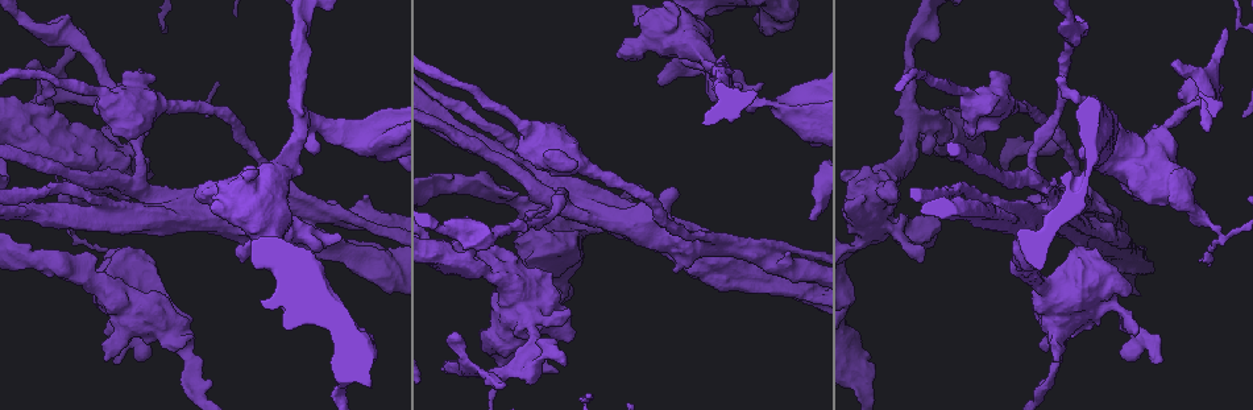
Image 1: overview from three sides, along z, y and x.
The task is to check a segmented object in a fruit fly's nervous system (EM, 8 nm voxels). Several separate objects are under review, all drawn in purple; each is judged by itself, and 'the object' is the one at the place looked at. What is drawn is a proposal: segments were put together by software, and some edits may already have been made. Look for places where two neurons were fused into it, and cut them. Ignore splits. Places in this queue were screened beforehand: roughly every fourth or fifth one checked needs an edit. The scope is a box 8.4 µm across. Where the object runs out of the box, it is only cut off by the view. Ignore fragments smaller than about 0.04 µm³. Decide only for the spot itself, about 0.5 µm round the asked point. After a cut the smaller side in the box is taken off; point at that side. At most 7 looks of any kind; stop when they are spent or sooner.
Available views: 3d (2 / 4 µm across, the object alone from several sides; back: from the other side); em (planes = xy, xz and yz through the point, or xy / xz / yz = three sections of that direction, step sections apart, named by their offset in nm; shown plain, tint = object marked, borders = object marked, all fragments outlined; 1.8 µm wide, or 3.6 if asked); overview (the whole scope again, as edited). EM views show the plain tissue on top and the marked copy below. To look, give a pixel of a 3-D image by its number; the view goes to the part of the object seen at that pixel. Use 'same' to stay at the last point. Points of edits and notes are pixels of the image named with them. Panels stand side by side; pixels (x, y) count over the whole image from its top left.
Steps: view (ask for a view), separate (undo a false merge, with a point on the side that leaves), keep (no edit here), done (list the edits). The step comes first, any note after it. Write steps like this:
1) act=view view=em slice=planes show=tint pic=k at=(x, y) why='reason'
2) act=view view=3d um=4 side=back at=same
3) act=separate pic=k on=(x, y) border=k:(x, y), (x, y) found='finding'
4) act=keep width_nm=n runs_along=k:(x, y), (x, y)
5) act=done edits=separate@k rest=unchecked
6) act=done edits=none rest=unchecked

act=view view=em um=3.6 slice=yz step=8 show=tint pic=1 at=(1013, 221) why='three arms meet'

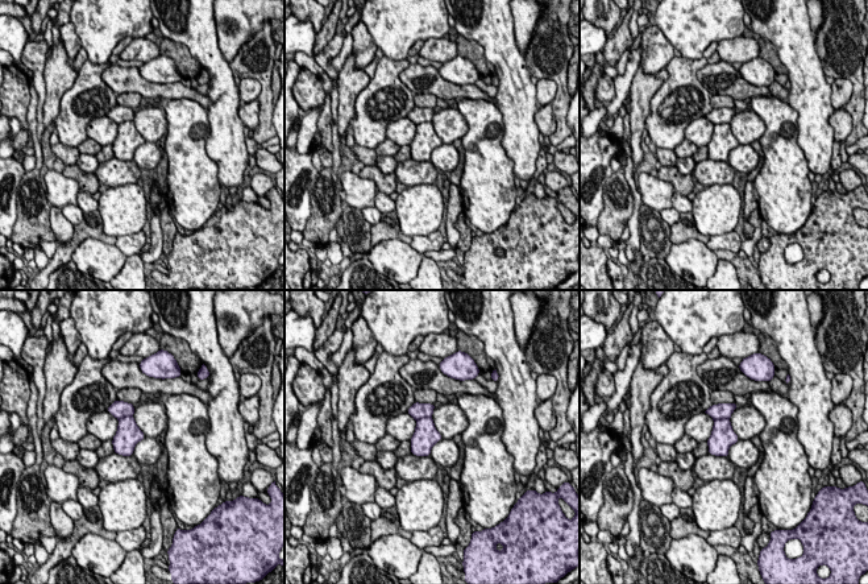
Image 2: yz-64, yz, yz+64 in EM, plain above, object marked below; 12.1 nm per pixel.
act=separate pic=2 on=(426, 435) border=2:(431, 417), (423, 417), (416, 421) found='a second neuron is stuck on'

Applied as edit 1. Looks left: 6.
act=view view=overview

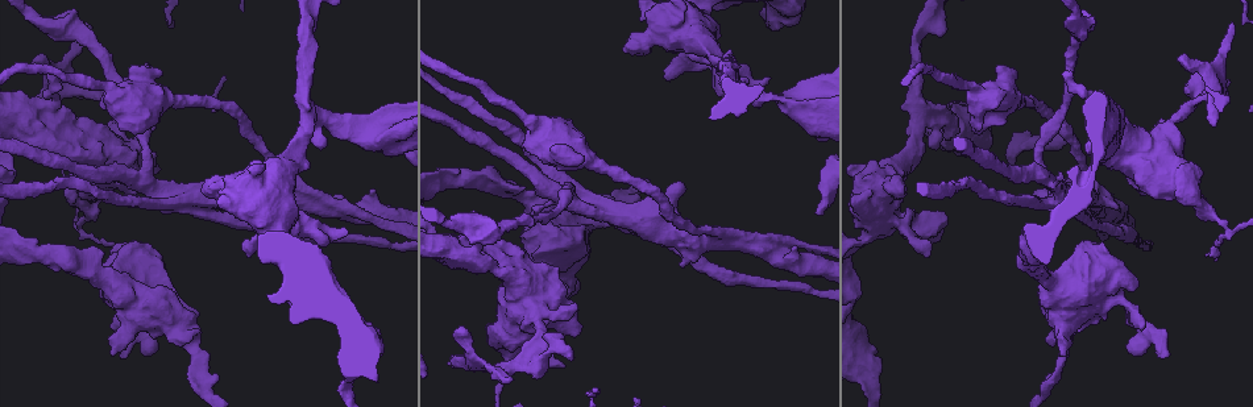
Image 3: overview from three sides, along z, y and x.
act=view view=em um=3.6 slice=xy step=4 show=tint pic=3 at=(1125, 145) why='thick turns thin'

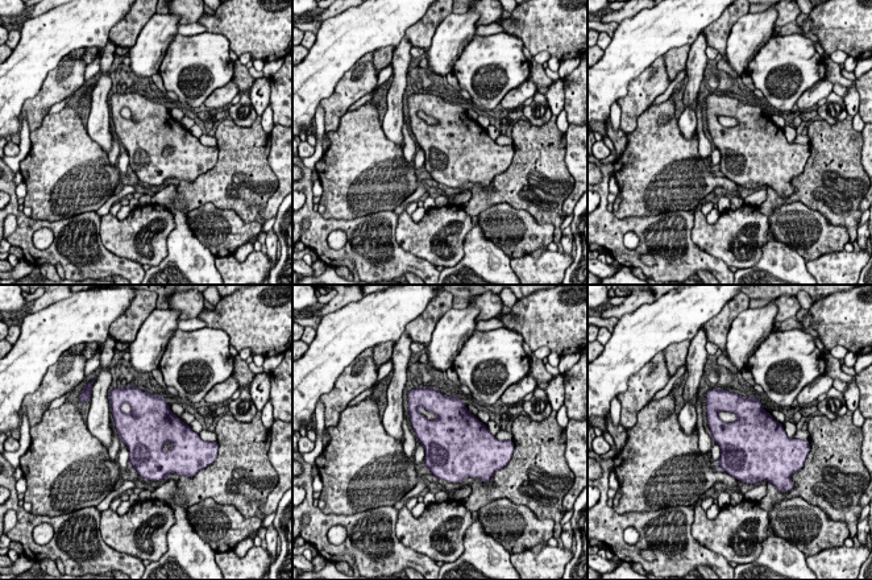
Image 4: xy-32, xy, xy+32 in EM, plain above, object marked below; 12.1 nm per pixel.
act=view view=em um=3.6 slice=planes show=tint at=same

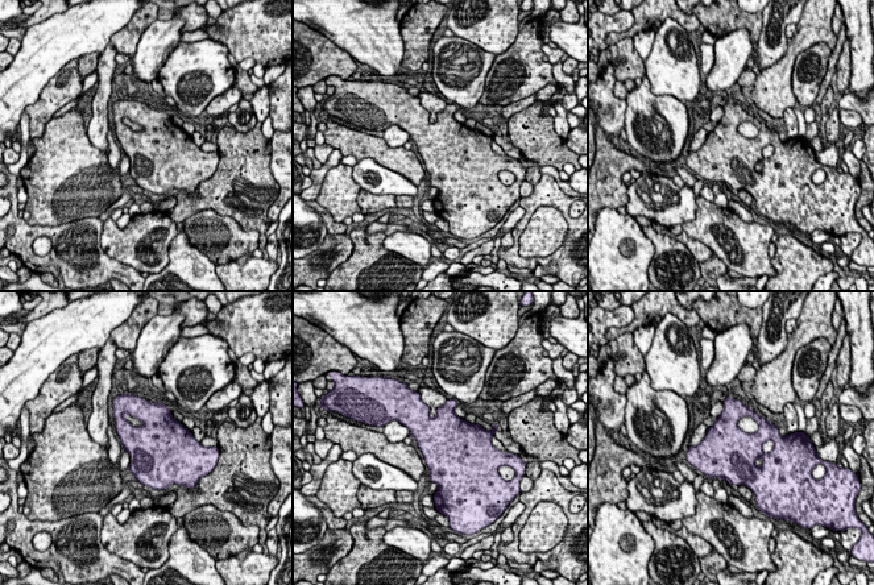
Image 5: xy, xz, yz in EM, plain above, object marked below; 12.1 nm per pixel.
act=keep found='all the same neuron'

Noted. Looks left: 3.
act=view view=em slice=planes show=tint pic=3 at=(143, 333) why='sharp bend'

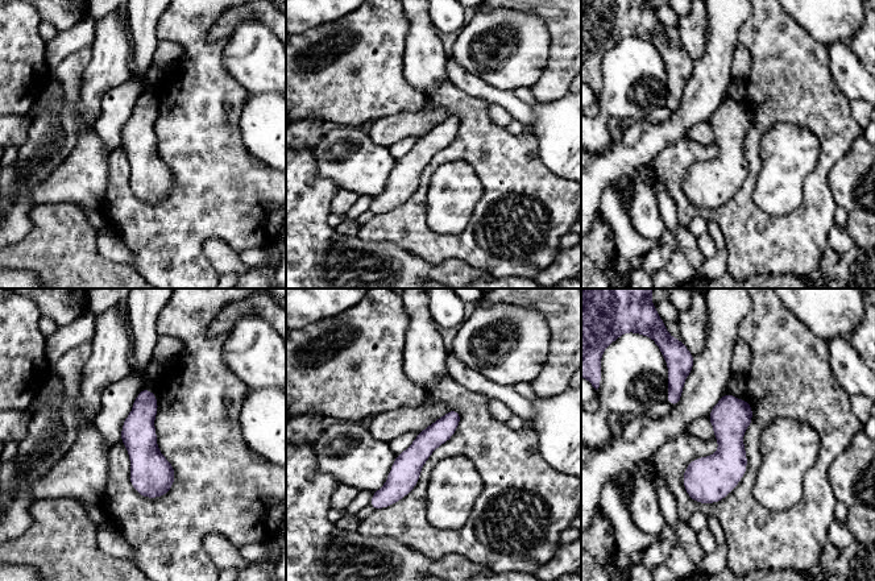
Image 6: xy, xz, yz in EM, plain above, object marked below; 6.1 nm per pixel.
act=keep width_nm=150 runs_along=6:(453, 413), (384, 497) found='continuous, no second neuron'

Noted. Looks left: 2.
act=done edits=separate@2 rest=unchecked

